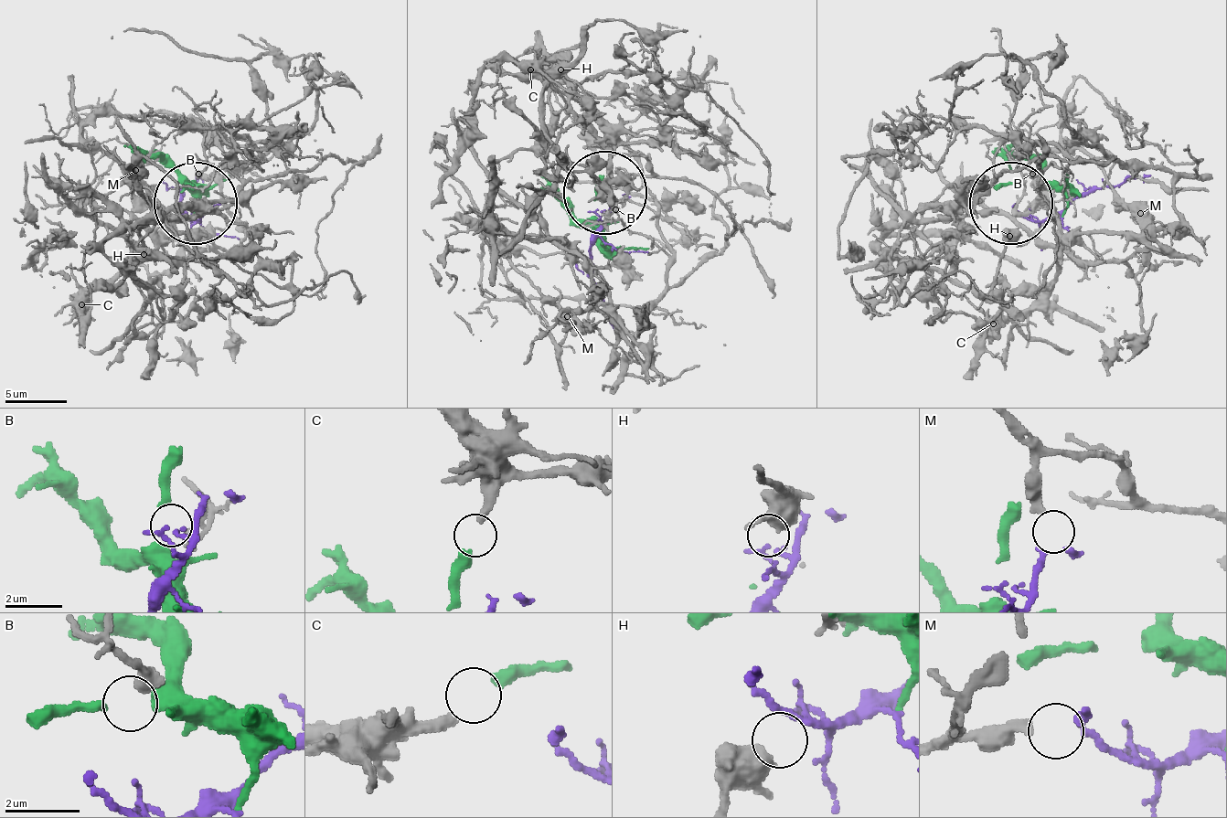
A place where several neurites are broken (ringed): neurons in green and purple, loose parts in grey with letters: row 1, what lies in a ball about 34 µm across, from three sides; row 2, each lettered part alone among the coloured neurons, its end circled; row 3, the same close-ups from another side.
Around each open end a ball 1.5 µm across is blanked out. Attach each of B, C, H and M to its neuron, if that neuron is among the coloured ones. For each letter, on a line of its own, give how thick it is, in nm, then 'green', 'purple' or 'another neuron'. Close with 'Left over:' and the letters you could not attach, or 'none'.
B: 400 nm thick; another neuron
C: 280 nm thick; green
H: 440 nm thick; another neuron
M: 320 nm thick; purple
Left over: B, H

